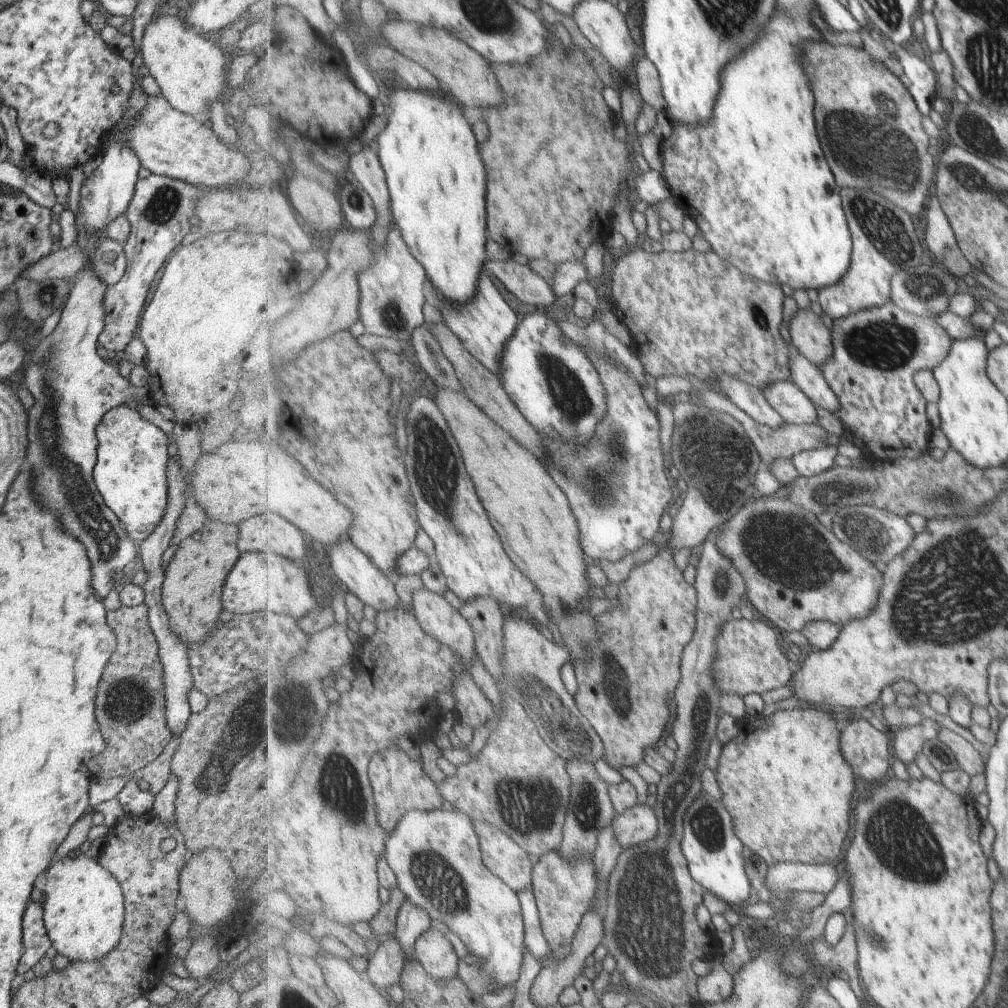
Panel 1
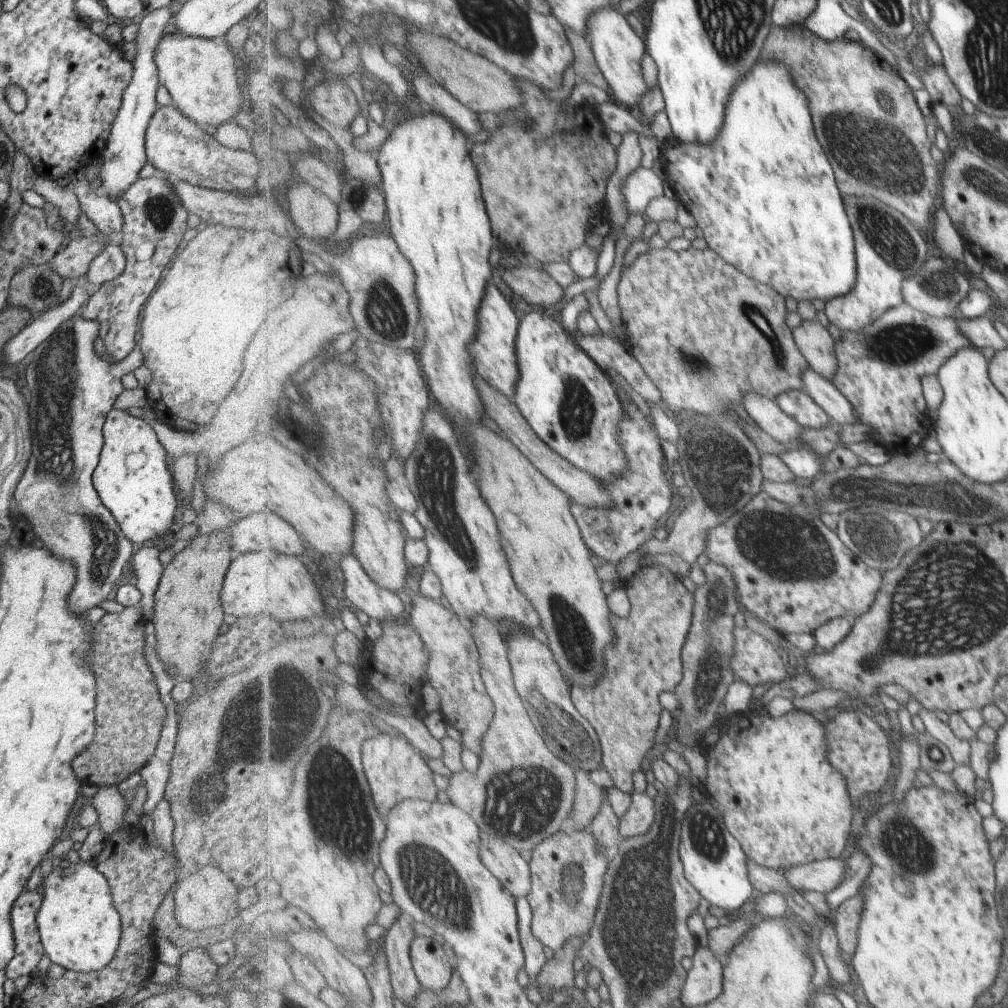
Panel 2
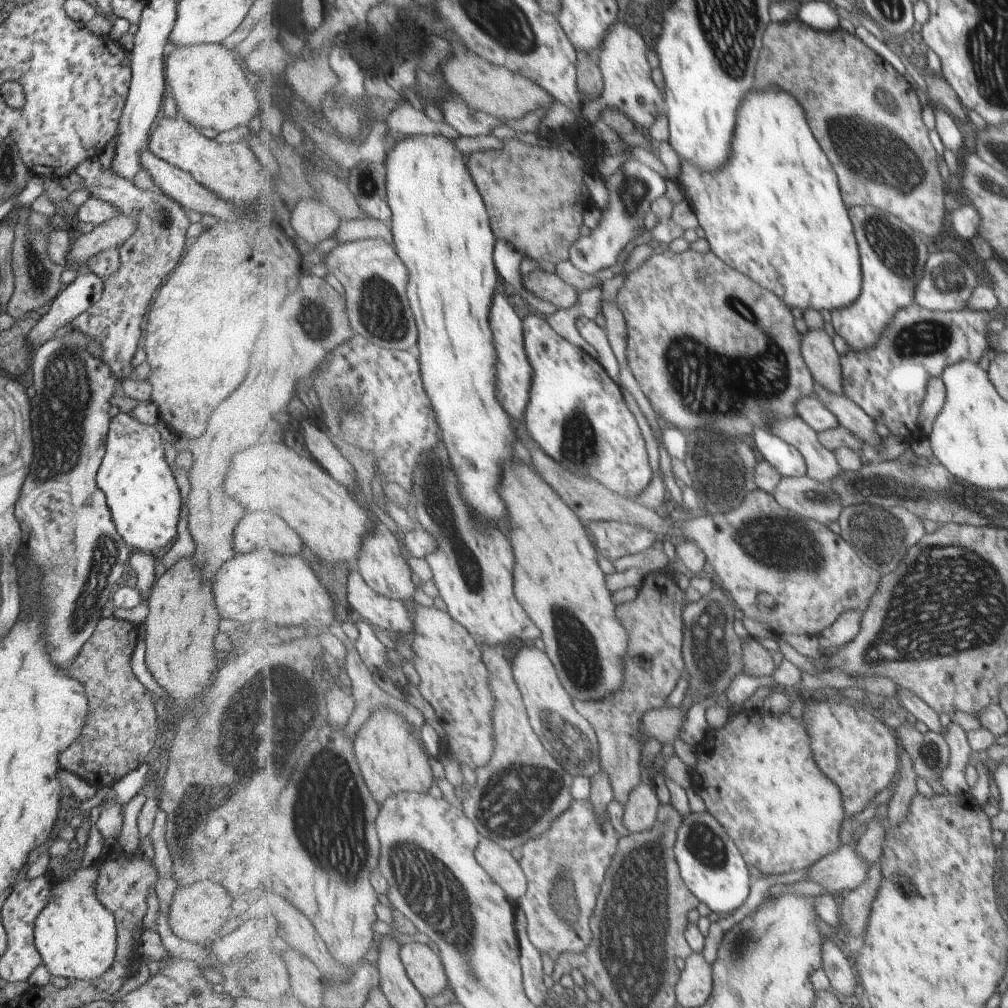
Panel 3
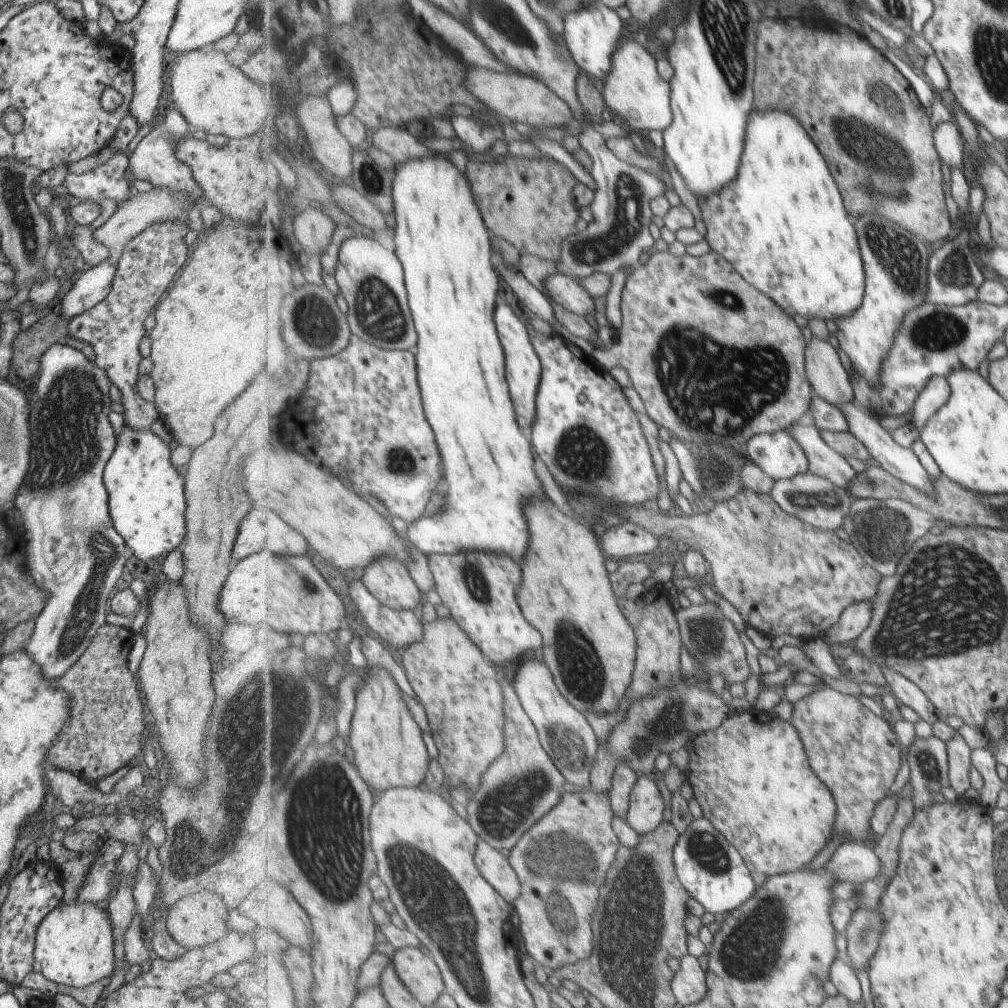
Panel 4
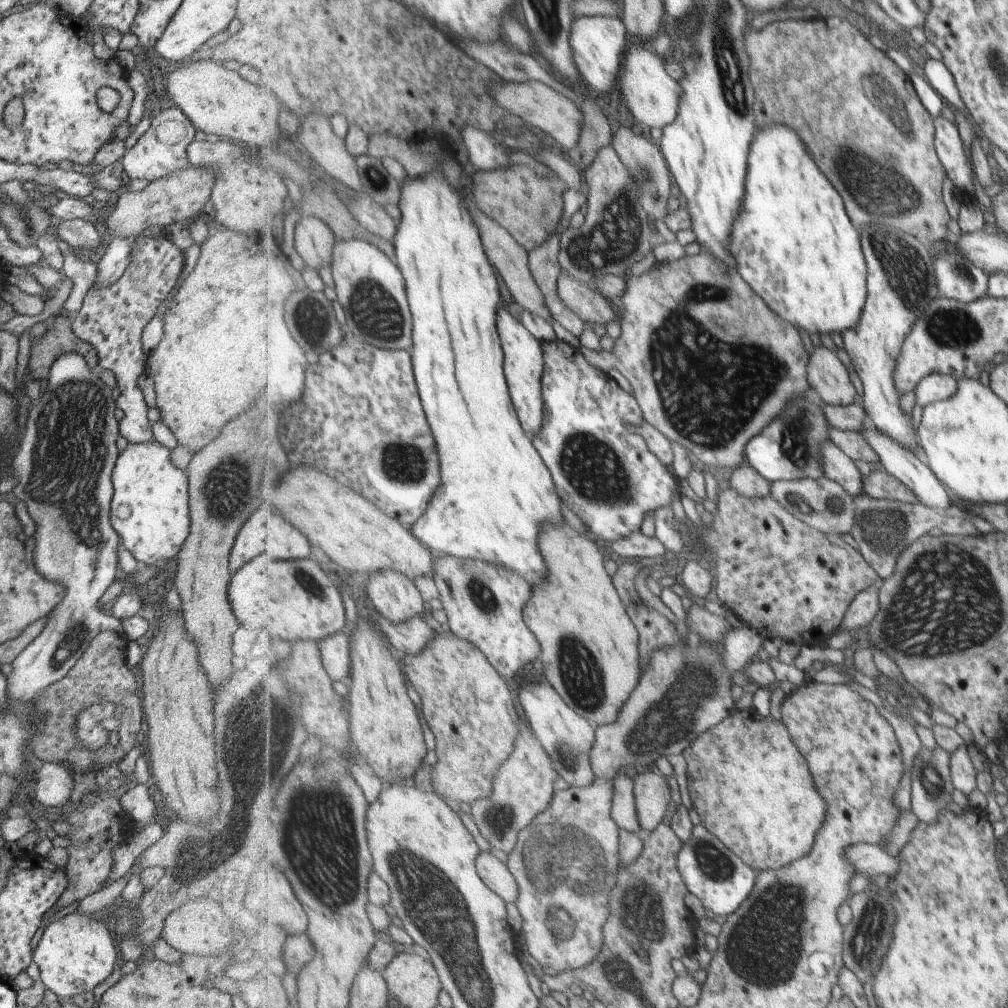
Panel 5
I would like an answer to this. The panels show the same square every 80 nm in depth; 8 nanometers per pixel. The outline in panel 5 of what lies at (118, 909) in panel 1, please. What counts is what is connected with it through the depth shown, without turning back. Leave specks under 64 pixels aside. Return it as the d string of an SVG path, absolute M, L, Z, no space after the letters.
M73 911L47 924L32 950L32 962L39 969L44 988L54 992L61 1001L68 1001L75 994L92 992L97 984L109 978L117 954L105 923L95 920L89 913Z

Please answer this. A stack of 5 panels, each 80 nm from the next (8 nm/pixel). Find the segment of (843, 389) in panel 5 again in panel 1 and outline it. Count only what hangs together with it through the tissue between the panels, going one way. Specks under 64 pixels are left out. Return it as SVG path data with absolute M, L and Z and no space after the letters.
M810 308L799 309L791 316L788 331L795 349L813 364L820 367L833 358L832 332Z

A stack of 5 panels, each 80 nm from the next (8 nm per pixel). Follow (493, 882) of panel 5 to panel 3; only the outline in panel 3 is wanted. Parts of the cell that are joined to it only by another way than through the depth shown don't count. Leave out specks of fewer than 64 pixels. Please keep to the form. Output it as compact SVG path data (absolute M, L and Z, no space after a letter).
M492 835L481 837L476 857L511 900L520 902L526 896L529 880L526 872L523 872L520 860L493 839Z

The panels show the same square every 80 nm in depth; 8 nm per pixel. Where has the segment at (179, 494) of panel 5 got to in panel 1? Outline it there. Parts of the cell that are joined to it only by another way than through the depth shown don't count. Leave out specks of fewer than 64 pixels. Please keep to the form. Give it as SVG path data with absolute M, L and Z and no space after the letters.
M119 405L105 412L95 425L96 461L92 468L95 488L104 505L119 519L136 543L153 532L163 516L167 502L165 434L141 418L139 407Z

